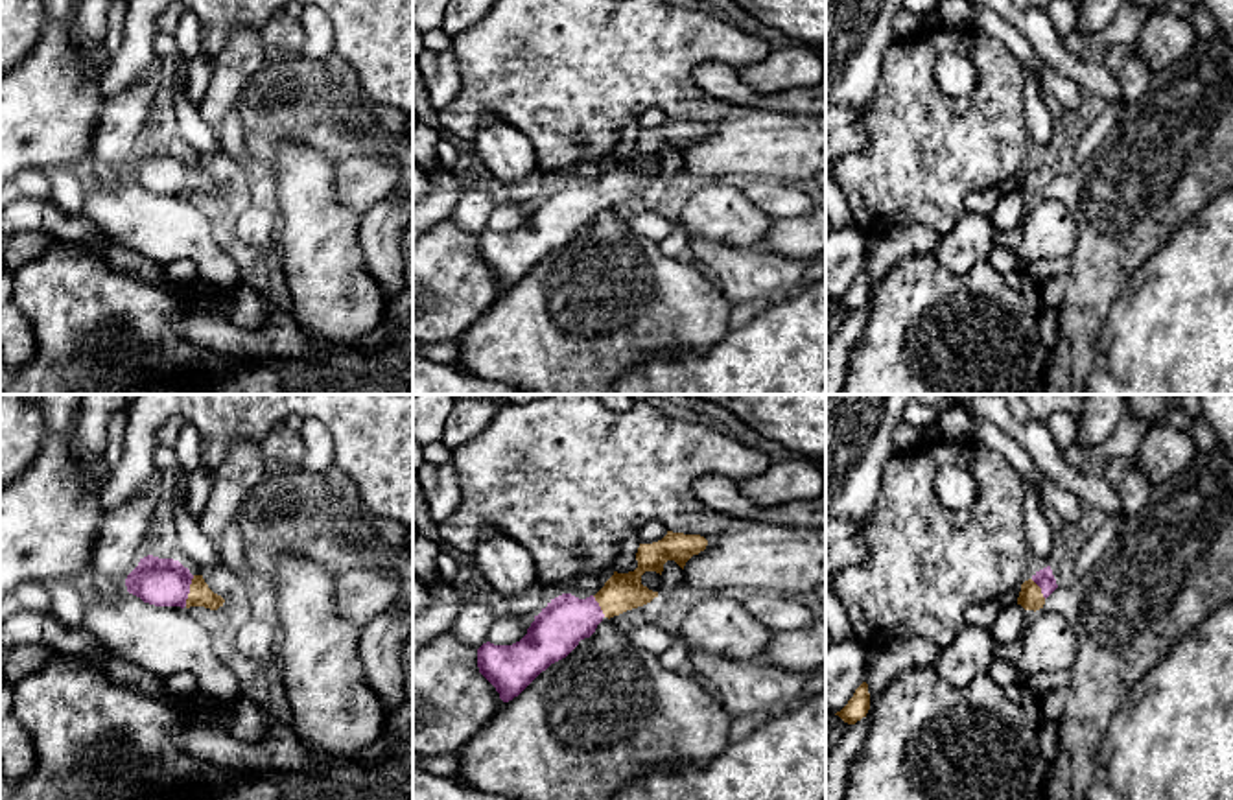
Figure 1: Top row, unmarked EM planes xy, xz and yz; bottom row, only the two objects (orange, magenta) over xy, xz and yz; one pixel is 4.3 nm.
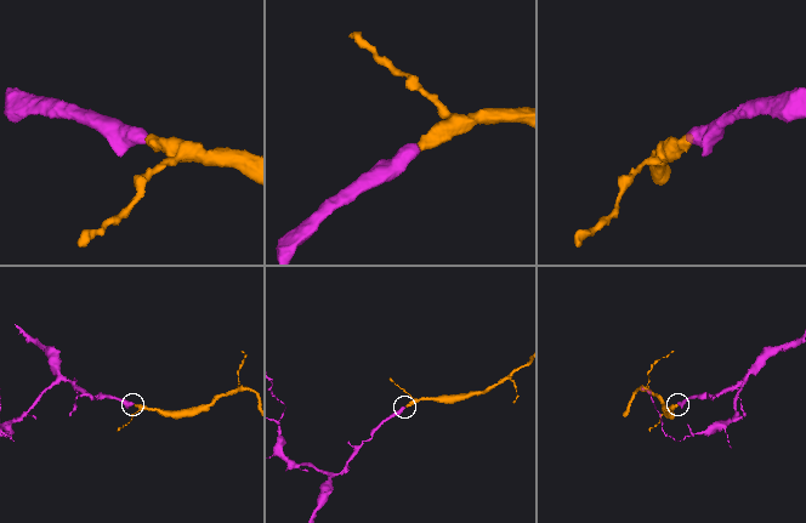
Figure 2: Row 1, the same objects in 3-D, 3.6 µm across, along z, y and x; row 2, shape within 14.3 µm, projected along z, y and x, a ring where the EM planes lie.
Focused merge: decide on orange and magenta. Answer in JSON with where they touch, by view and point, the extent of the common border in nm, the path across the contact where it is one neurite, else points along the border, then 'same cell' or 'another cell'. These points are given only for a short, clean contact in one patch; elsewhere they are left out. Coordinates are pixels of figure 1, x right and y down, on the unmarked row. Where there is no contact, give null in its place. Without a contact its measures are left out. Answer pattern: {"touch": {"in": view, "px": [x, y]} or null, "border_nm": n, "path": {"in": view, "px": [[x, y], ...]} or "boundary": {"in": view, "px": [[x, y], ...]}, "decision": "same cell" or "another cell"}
{"touch": {"in": "xy", "px": [190, 177]}, "border_nm": 140, "path": {"in": "xy", "px": [[199, 181], [190, 177], [157, 168]]}, "decision": "same cell"}

